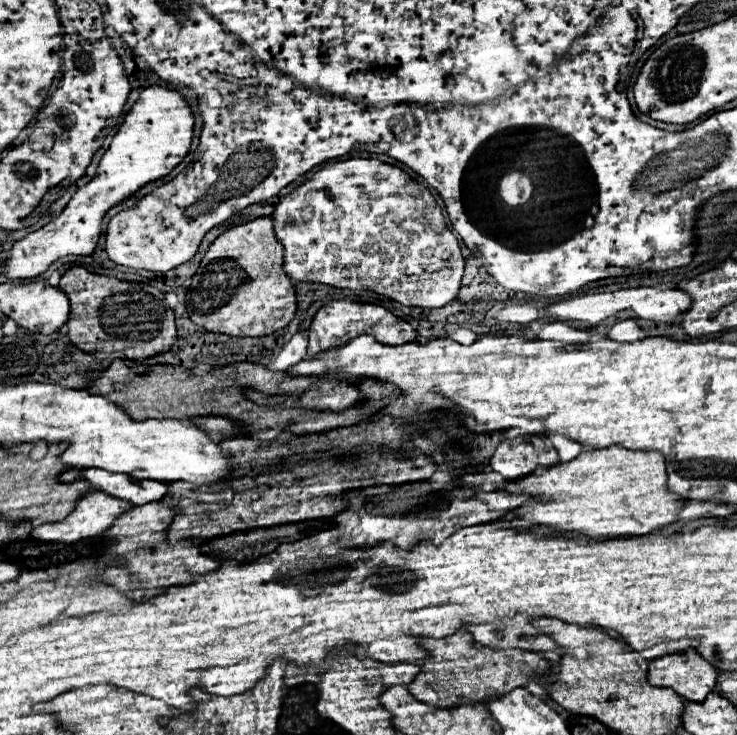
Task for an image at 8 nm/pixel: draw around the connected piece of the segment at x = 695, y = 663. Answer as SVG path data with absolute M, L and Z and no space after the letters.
M692 648L648 662L648 682L652 686L668 686L690 702L702 702L714 690L716 676L718 670Z

